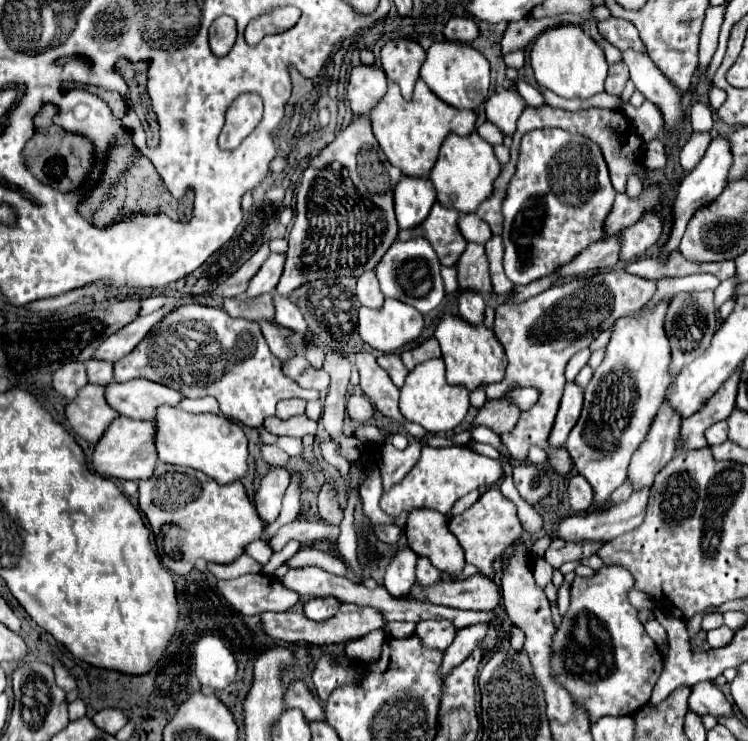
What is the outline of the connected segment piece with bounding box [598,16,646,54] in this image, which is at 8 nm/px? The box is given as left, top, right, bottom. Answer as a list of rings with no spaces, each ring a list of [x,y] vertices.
[[[614,16],[608,18],[608,20],[602,20],[602,22],[598,22],[598,32],[604,40],[608,40],[620,52],[634,50],[634,52],[646,54],[646,48],[644,48],[644,42],[638,36],[638,30],[626,20],[620,20],[620,18],[614,18]]]

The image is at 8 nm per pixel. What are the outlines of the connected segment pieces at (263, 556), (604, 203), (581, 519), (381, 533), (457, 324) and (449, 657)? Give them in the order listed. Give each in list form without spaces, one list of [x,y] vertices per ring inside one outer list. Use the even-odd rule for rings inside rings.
[[[260,538],[250,543],[246,547],[245,553],[252,556],[259,564],[265,565],[270,560],[270,556],[272,556],[272,548],[270,548],[266,540]]]
[[[540,128],[524,134],[520,144],[520,154],[516,162],[516,172],[506,188],[506,198],[502,202],[504,214],[504,272],[514,284],[530,284],[540,280],[560,266],[574,260],[590,244],[606,238],[606,218],[612,210],[616,190],[610,184],[606,162],[600,148],[588,138],[574,136],[560,128]]]
[[[650,488],[634,490],[626,502],[612,506],[608,512],[570,516],[558,524],[558,536],[566,540],[612,540],[640,526],[646,514]]]
[[[384,526],[384,528],[376,528],[374,534],[376,538],[380,538],[386,544],[398,544],[400,536],[404,534],[404,528],[402,526]]]
[[[444,314],[436,324],[434,338],[440,342],[442,348],[448,382],[460,384],[472,392],[478,386],[488,386],[490,382],[500,382],[500,378],[504,378],[504,366],[506,366],[504,350],[494,332],[488,330],[484,324],[474,326],[466,322],[462,316]]]
[[[468,626],[464,630],[458,630],[454,642],[448,646],[448,650],[444,650],[440,674],[448,676],[458,664],[462,664],[472,654],[472,650],[480,648],[486,632],[488,626]]]

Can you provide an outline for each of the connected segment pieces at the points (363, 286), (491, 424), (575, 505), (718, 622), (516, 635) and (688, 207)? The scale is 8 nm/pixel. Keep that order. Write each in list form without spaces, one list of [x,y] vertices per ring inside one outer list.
[[[368,270],[358,278],[356,296],[358,296],[360,304],[368,306],[368,308],[378,308],[384,302],[384,294],[380,294],[374,270]]]
[[[500,398],[496,402],[486,402],[480,408],[480,412],[476,414],[476,418],[468,430],[476,428],[476,426],[488,426],[492,432],[504,434],[516,426],[518,418],[520,418],[520,410],[516,406],[512,406],[510,402],[506,402],[506,398]]]
[[[574,474],[568,482],[568,502],[574,512],[586,512],[592,504],[592,488],[580,474]]]
[[[721,613],[708,614],[704,617],[701,628],[708,632],[709,630],[716,629],[723,624],[724,621]]]
[[[515,625],[511,626],[511,630],[512,630],[512,638],[510,640],[511,649],[515,652],[522,651],[525,641],[524,632]]]
[[[716,136],[716,138],[712,138],[712,142],[710,142],[710,146],[708,146],[704,158],[700,160],[700,164],[698,164],[690,174],[686,174],[684,180],[682,180],[682,184],[680,184],[680,190],[678,190],[678,196],[676,196],[676,202],[674,202],[674,226],[672,226],[670,242],[664,246],[664,252],[660,254],[662,258],[664,258],[668,252],[672,252],[674,248],[678,248],[680,238],[682,238],[682,234],[684,234],[684,230],[686,230],[686,224],[688,224],[688,220],[692,218],[692,214],[694,214],[698,208],[710,204],[710,202],[724,190],[724,186],[726,186],[726,182],[728,182],[728,172],[730,172],[730,168],[732,168],[732,150],[730,150],[730,140],[728,140],[728,136]]]

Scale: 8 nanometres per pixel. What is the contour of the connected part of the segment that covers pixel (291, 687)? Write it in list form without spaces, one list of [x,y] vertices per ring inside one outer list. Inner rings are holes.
[[[294,680],[286,686],[284,702],[286,702],[288,708],[300,708],[308,722],[324,720],[324,710],[320,706],[320,702],[310,694],[304,680]]]

